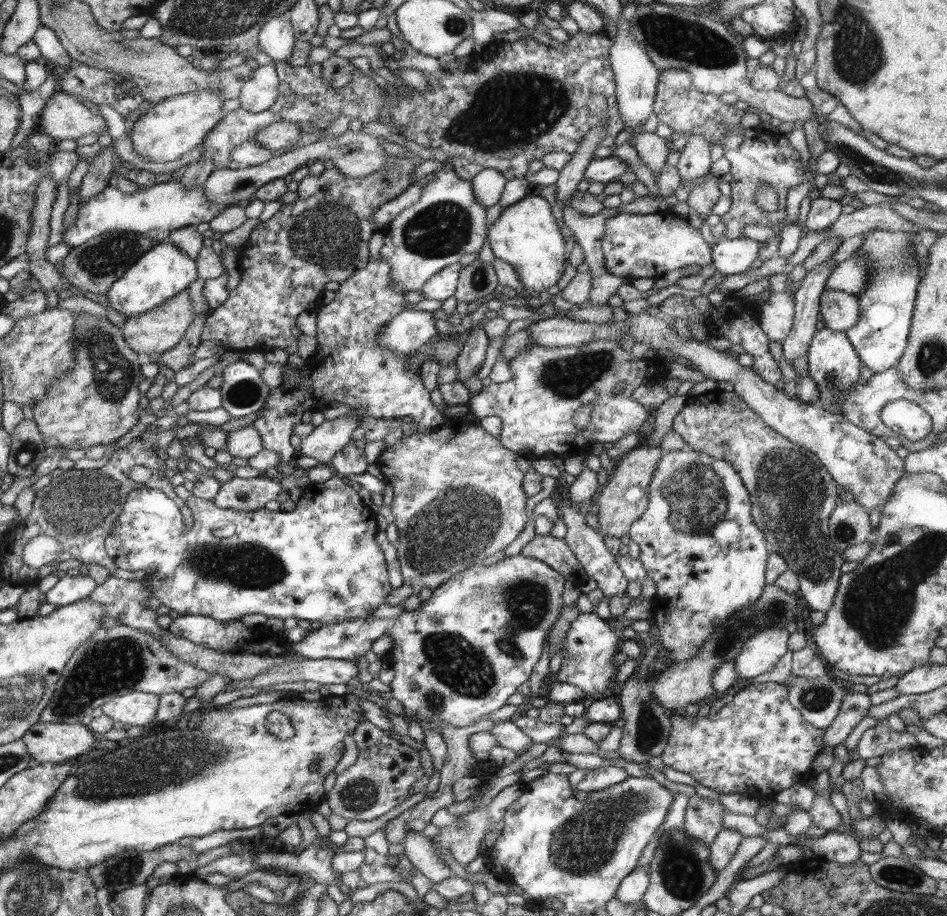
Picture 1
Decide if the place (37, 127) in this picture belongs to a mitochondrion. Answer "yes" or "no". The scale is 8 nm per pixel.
no

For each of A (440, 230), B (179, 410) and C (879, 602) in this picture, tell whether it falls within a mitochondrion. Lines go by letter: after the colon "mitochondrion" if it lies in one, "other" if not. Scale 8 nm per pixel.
A: mitochondrion
B: other
C: mitochondrion

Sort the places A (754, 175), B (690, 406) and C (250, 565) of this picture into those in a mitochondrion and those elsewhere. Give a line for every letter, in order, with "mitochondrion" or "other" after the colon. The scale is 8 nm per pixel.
A: mitochondrion
B: other
C: mitochondrion

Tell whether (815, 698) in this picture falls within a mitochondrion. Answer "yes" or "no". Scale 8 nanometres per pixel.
yes

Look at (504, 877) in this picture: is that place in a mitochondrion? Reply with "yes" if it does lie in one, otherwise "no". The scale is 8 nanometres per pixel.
no

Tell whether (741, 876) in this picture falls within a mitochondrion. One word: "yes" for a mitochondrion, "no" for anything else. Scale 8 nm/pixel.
no

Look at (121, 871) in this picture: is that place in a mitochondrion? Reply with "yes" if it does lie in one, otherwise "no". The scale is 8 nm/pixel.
yes

